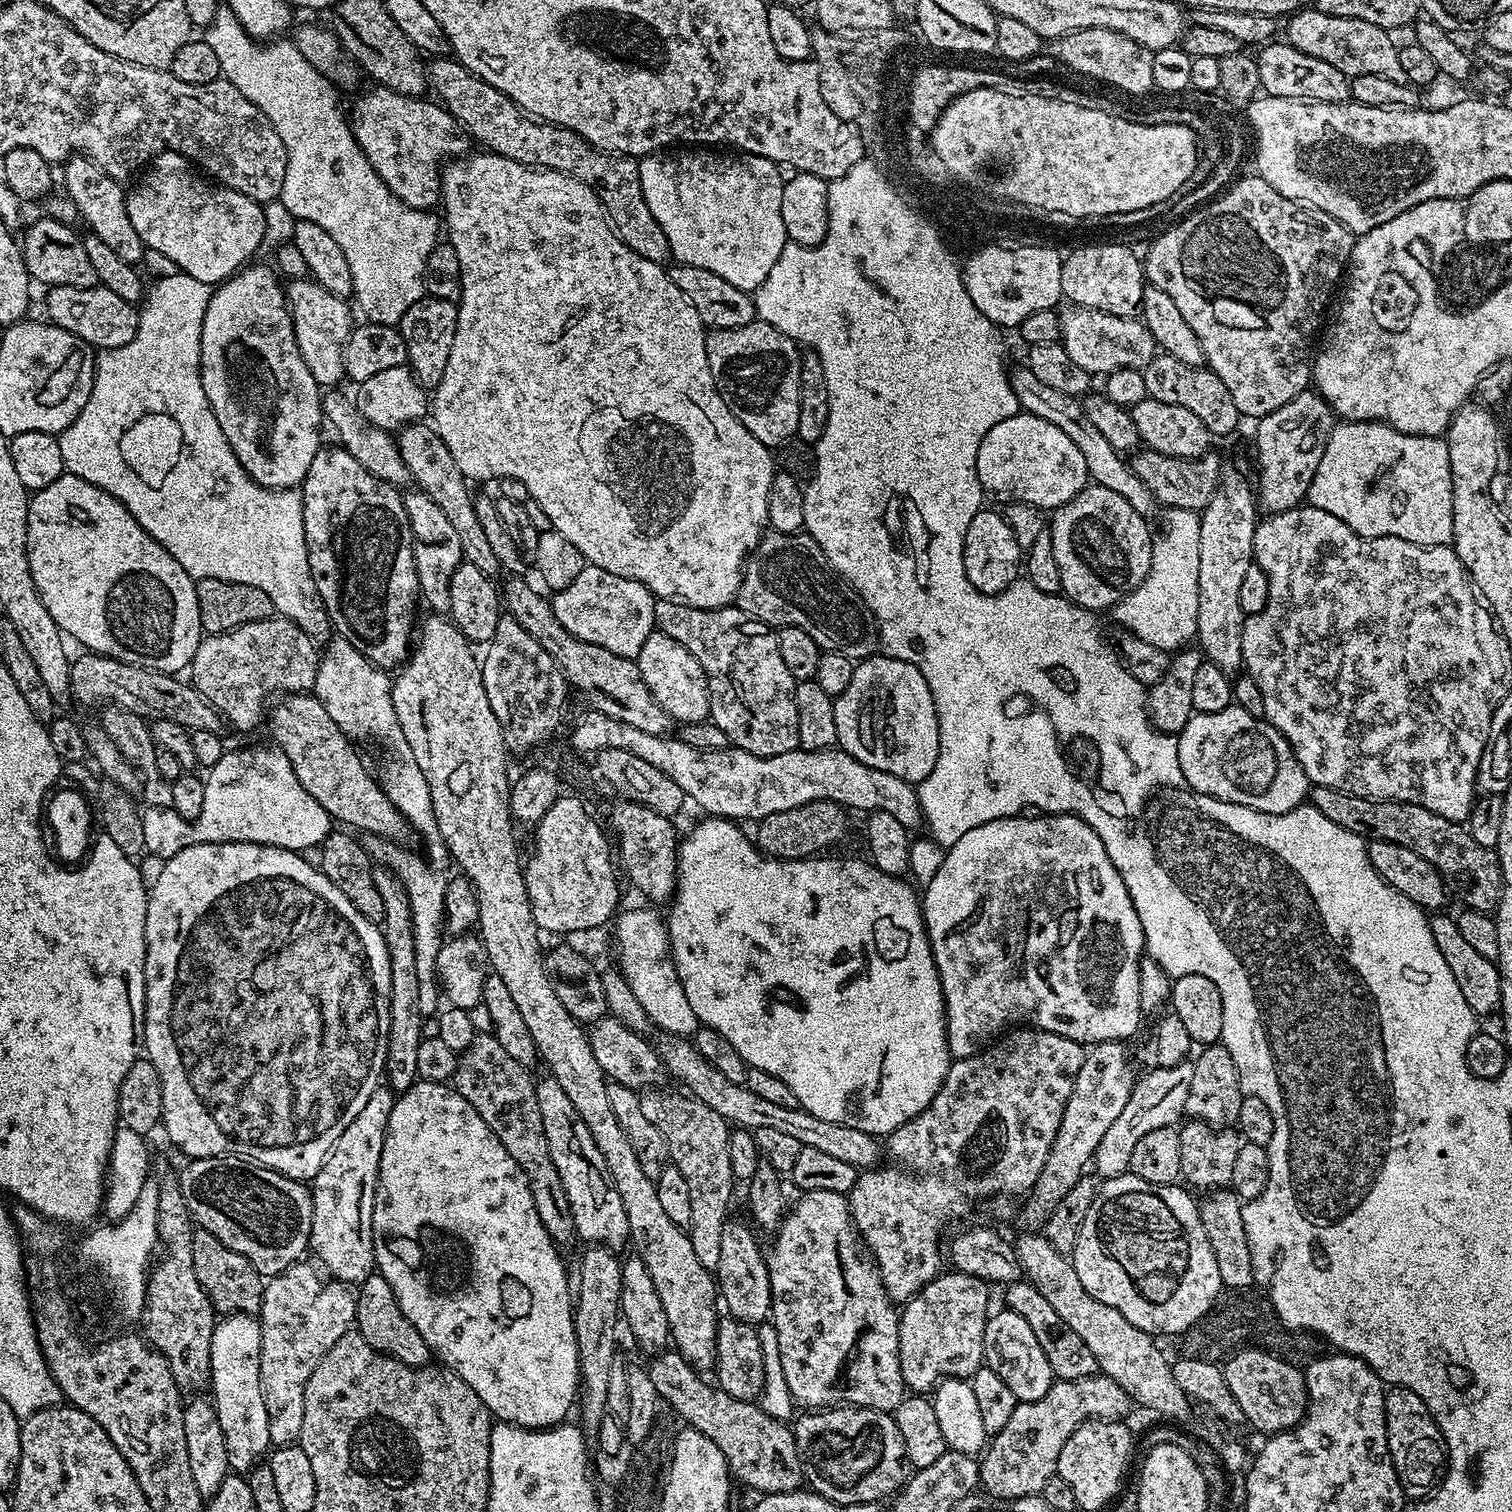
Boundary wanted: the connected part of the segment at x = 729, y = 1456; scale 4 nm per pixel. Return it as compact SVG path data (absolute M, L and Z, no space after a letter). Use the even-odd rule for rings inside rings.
M664 1350L653 1355L646 1367L650 1374L650 1382L654 1382L654 1390L658 1390L661 1401L668 1404L684 1419L683 1423L689 1428L706 1434L722 1450L728 1467L735 1479L740 1480L748 1488L753 1488L756 1494L770 1492L794 1492L802 1484L802 1465L800 1455L796 1449L796 1433L785 1421L766 1414L759 1403L747 1400L735 1400L730 1394L717 1390L711 1383L703 1380L701 1373L682 1358L682 1354L675 1350Z

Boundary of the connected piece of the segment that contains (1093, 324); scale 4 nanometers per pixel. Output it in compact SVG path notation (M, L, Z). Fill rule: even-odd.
M1068 306L1060 312L1060 338L1066 354L1089 374L1107 374L1119 368L1143 369L1157 355L1157 344L1140 318L1125 318L1096 312L1092 308Z

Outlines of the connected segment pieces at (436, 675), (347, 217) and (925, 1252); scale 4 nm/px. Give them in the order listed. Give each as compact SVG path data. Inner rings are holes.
M428 614L421 624L419 621L418 639L408 659L392 680L394 714L398 714L398 726L402 726L402 734L410 746L410 755L414 762L418 762L418 770L422 770L422 778L426 778L426 786L430 786L430 798L440 839L447 846L449 857L453 861L456 859L456 864L460 867L457 869L472 881L472 889L476 891L478 937L484 944L487 967L491 975L502 978L502 983L513 996L522 1019L526 1021L526 1027L530 1034L534 1034L537 1057L542 1064L544 1060L548 1067L545 1069L558 1082L558 1086L562 1086L574 1105L574 1110L582 1114L586 1130L590 1130L602 1158L606 1158L606 1166L612 1171L612 1180L620 1180L618 1194L624 1192L622 1200L632 1200L632 1196L640 1196L640 1188L648 1188L648 1179L646 1174L642 1174L642 1166L638 1166L638 1154L630 1138L622 1130L622 1126L618 1126L614 1110L610 1110L609 1081L602 1066L598 1066L598 1058L594 1058L585 1025L573 1018L566 1006L562 1006L558 994L554 994L552 979L548 977L544 965L546 952L545 949L540 949L542 933L534 922L534 910L530 910L530 894L526 894L524 881L524 864L522 856L520 860L516 836L512 833L512 785L510 777L508 778L510 749L504 743L502 726L498 718L494 718L494 710L490 710L490 702L486 699L486 686L482 686L480 673L481 661L472 652L475 652L472 643L456 629L447 615Z
M226 6L217 7L216 17L203 29L202 38L218 58L221 77L255 111L269 120L271 131L281 142L282 152L288 156L285 181L279 196L281 202L297 220L322 226L322 230L326 230L326 234L330 234L330 238L342 246L342 254L346 254L346 263L350 266L350 278L354 278L354 300L360 303L361 310L368 315L365 317L378 324L399 325L402 314L406 314L406 310L410 310L410 306L414 306L414 302L425 295L424 271L427 259L438 243L436 235L442 232L438 220L436 225L431 211L406 206L406 202L399 200L390 186L382 182L358 146L346 108L340 105L341 93L336 85L316 69L315 63L304 56L291 39L257 42L245 32Z
M1020 1026L1015 1030L1008 1030L1003 1033L991 1046L982 1052L976 1052L973 1056L967 1056L961 1060L952 1060L948 1066L948 1073L930 1106L922 1110L922 1114L915 1116L910 1122L898 1126L886 1138L886 1152L893 1156L904 1168L884 1168L877 1166L871 1170L864 1170L856 1177L856 1185L852 1191L847 1193L848 1209L852 1215L853 1225L862 1241L863 1247L869 1248L871 1259L876 1268L880 1271L880 1277L884 1283L884 1289L888 1292L888 1297L894 1302L907 1302L916 1293L921 1292L931 1280L940 1275L946 1264L946 1256L940 1253L940 1231L947 1226L951 1220L960 1220L963 1216L968 1216L972 1212L972 1207L981 1200L987 1201L989 1198L998 1195L1015 1197L1016 1192L1027 1193L1036 1183L1046 1166L1046 1160L1052 1149L1052 1144L1058 1134L1058 1126L1062 1122L1062 1114L1066 1110L1066 1102L1070 1098L1072 1089L1072 1077L1078 1074L1078 1070L1084 1061L1085 1045L1079 1044L1076 1040L1071 1040L1065 1036L1059 1036L1053 1032L1043 1032L1040 1028L1031 1026Z

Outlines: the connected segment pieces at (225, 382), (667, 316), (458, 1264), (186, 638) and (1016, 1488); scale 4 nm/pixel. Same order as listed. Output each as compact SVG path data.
M260 262L245 266L213 291L202 322L200 377L226 442L245 474L263 488L296 488L303 485L310 462L322 447L322 388L298 350L285 285L271 267L266 267Z
M480 150L477 156L473 154L465 155L463 158L453 159L445 163L440 177L440 195L442 197L442 209L444 208L444 220L446 225L446 236L452 244L458 256L458 266L461 267L461 296L458 301L458 326L454 334L454 346L450 346L450 359L446 362L446 374L442 374L442 382L434 390L434 395L430 400L430 420L436 429L436 433L446 442L446 450L450 450L450 455L454 457L454 463L458 465L458 470L472 482L475 480L492 480L499 482L502 478L518 478L518 482L526 485L529 497L546 510L546 518L550 518L552 528L563 534L578 548L584 555L587 563L598 566L602 570L610 570L610 574L618 574L622 578L630 578L634 582L642 582L652 592L652 595L665 600L675 600L689 604L691 608L727 608L735 601L736 591L740 589L740 577L743 573L749 552L756 548L764 535L768 523L768 499L772 489L772 456L769 449L726 406L722 394L716 389L714 374L710 374L710 362L706 354L706 325L698 318L698 310L674 286L674 282L668 280L668 273L663 267L646 258L642 254L634 254L630 246L626 246L617 236L615 228L612 227L604 208L600 205L600 199L578 178L567 176L561 172L549 172L542 168L533 168L517 160L511 160L505 156L500 156L496 152Z
M417 1079L412 1087L396 1096L396 1104L388 1115L388 1125L384 1131L382 1154L376 1179L374 1194L373 1250L376 1255L375 1271L386 1282L390 1282L390 1290L394 1290L394 1298L398 1298L398 1306L402 1306L402 1314L410 1318L414 1330L422 1334L429 1353L433 1357L440 1356L439 1363L449 1368L482 1402L497 1421L505 1424L517 1424L520 1428L550 1428L569 1419L568 1411L573 1411L578 1400L580 1387L580 1363L578 1362L578 1346L572 1314L574 1297L567 1290L567 1270L565 1261L560 1261L561 1249L542 1224L535 1209L534 1197L530 1192L530 1183L522 1166L510 1158L510 1150L502 1146L498 1134L482 1122L482 1114L462 1098L456 1089L444 1082L430 1082Z
M67 474L60 476L50 486L39 489L28 502L28 561L30 562L30 574L34 578L34 586L46 606L50 610L50 618L59 626L65 637L77 640L81 649L97 656L109 656L115 660L121 660L123 664L136 664L139 668L151 668L153 672L167 672L180 674L191 665L194 654L198 650L202 639L200 615L198 614L198 594L196 593L196 580L187 570L179 564L178 560L170 554L170 550L164 549L142 525L106 490L94 486L77 476Z
M1097 1374L1077 1380L1056 1380L1050 1386L1050 1390L1042 1394L1042 1398L1025 1404L1017 1403L1014 1414L1010 1414L1006 1426L1002 1426L998 1435L991 1437L980 1460L979 1487L989 1497L1006 1501L1043 1493L1046 1482L1051 1476L1056 1475L1058 1454L1062 1454L1062 1446L1066 1446L1066 1438L1070 1438L1070 1434L1078 1430L1078 1426L1095 1419L1123 1421L1124 1415L1131 1408L1134 1408L1132 1397L1128 1396L1126 1390L1122 1390L1122 1386L1118 1386L1118 1382L1114 1382L1109 1376Z

